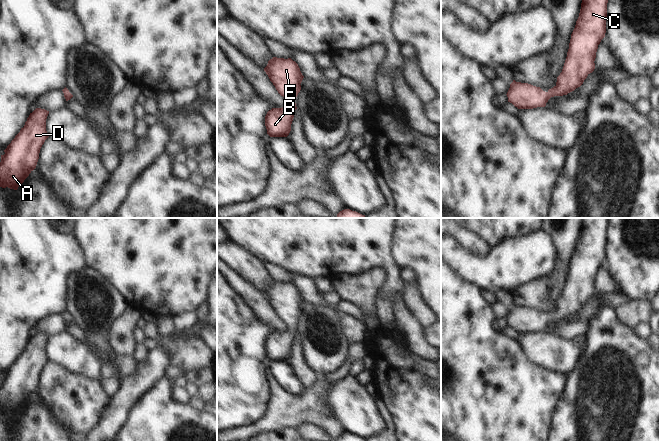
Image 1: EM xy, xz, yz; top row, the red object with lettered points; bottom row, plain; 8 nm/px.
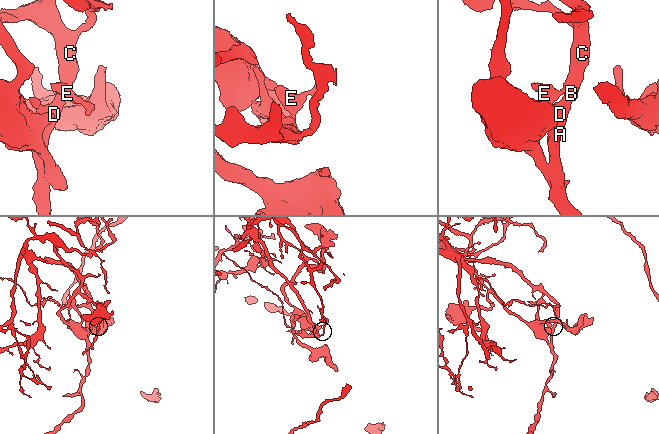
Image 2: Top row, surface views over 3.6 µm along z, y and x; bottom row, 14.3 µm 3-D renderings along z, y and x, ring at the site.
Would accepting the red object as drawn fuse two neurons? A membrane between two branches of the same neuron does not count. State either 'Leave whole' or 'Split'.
Leave whole.

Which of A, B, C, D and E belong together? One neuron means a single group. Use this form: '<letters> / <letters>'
A B C D E

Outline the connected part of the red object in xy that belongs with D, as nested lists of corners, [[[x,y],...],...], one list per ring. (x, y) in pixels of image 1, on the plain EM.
[[[36,332],[4,374],[0,386],[0,411],[17,414],[36,392],[40,373],[49,361],[46,355],[48,338],[49,335]]]

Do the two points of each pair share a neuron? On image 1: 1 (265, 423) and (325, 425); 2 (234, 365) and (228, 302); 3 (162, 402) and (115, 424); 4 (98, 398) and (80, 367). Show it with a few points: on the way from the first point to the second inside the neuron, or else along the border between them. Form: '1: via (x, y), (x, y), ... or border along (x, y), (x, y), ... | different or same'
1: via (280, 416), (310, 416) | same
2: via (228, 349), (228, 318) | same
3: border along (140, 398), (131, 408), (126, 421), (118, 430) | different
4: border along (63, 367), (75, 373), (97, 379), (104, 390) | different

